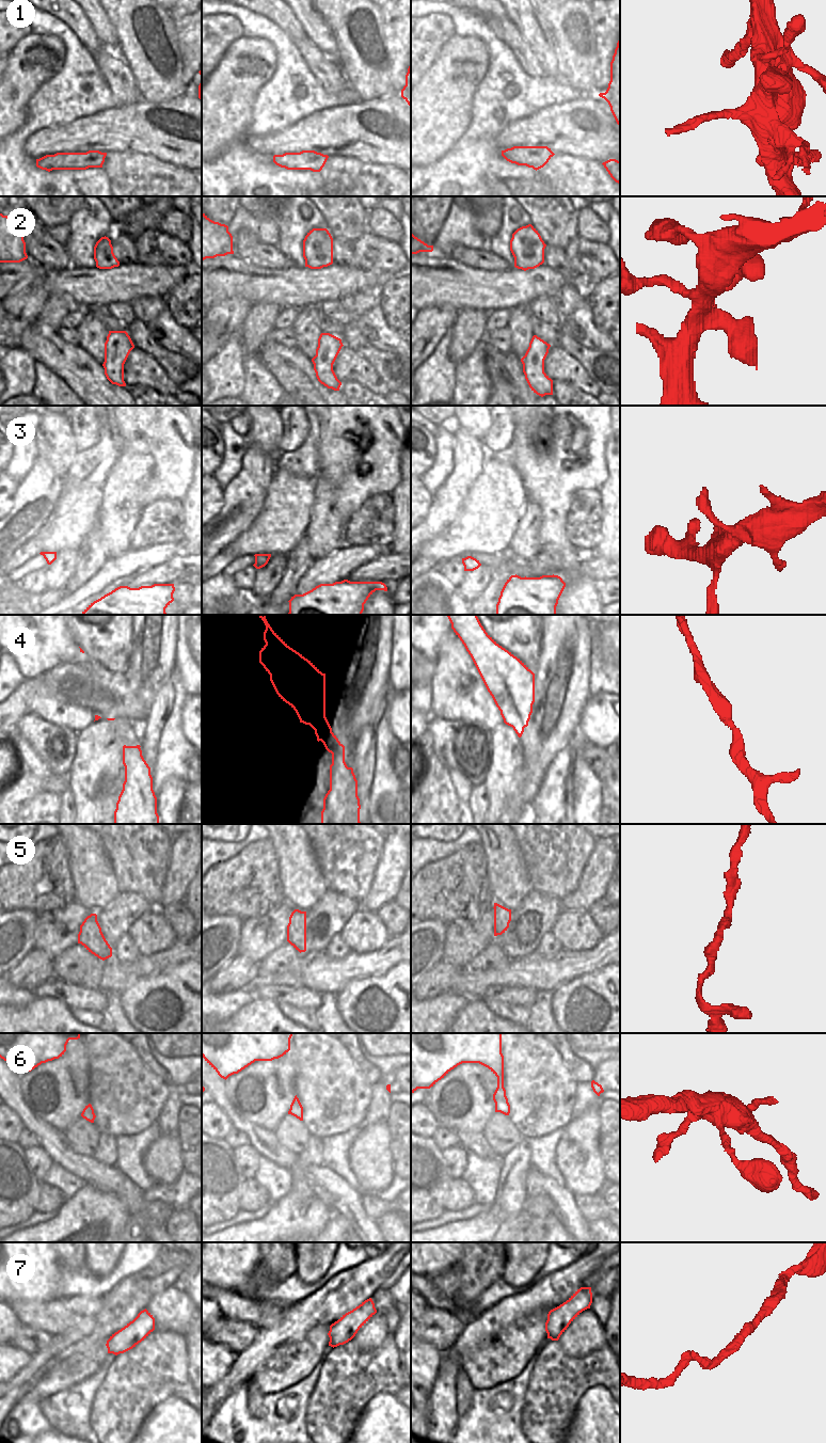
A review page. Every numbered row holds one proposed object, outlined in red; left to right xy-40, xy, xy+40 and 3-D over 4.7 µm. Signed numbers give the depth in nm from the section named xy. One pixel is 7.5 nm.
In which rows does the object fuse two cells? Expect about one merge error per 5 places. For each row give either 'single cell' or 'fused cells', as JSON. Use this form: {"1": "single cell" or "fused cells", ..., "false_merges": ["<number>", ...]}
{"1": "single cell", "2": "single cell", "3": "single cell", "4": "single cell", "5": "single cell", "6": "single cell", "7": "single cell", "false_merges": []}

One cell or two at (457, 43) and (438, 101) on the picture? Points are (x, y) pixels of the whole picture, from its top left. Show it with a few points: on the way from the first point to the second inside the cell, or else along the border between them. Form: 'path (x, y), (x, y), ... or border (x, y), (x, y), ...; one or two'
path (453, 58), (450, 60), (450, 83), (448, 86); one

